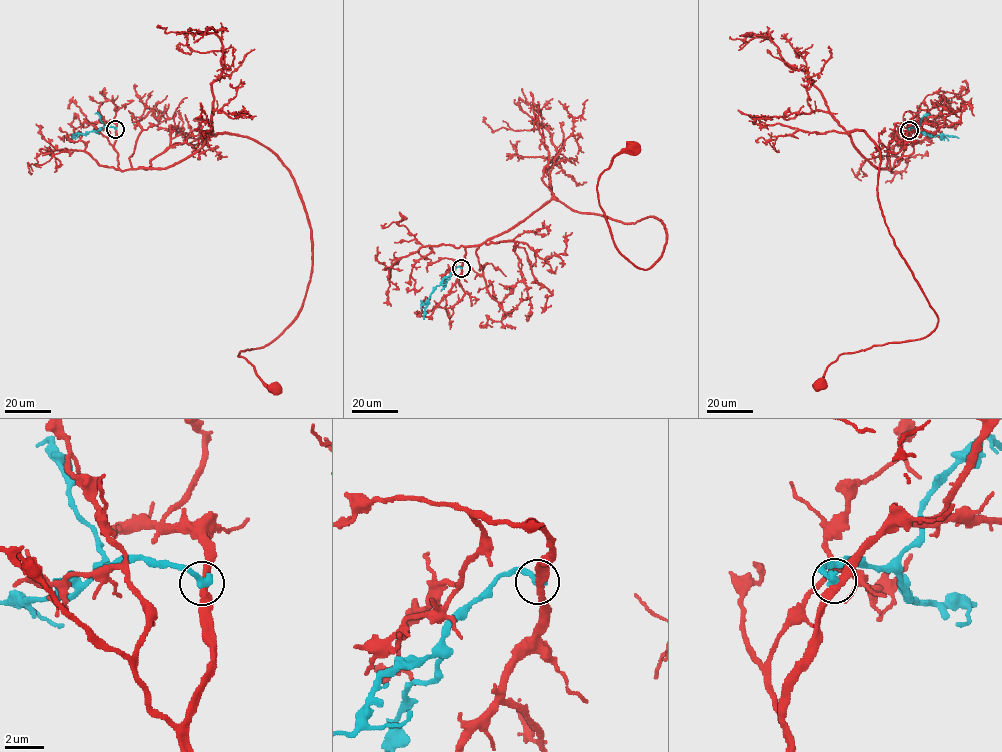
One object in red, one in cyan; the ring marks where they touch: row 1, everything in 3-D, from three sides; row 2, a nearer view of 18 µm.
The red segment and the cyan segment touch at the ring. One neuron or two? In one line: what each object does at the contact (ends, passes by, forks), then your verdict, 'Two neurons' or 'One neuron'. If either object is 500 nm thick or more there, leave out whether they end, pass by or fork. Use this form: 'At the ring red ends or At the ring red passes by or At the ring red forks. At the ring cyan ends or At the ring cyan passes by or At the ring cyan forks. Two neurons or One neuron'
At the ring red passes by. At the ring cyan ends. Two neurons

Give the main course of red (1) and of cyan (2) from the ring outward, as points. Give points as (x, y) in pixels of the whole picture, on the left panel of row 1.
1: (115, 128), (121, 170), (172, 166), (220, 133), (289, 170), (310, 282), (286, 328), (238, 356), (276, 388)
2: (115, 128), (106, 126), (74, 138)

